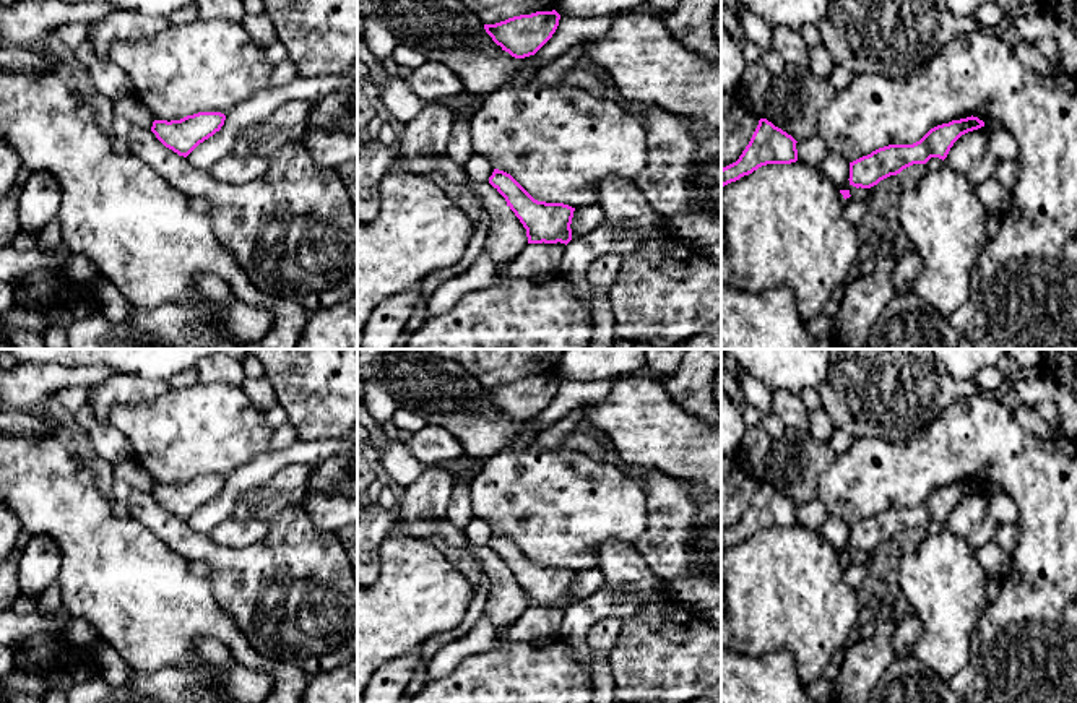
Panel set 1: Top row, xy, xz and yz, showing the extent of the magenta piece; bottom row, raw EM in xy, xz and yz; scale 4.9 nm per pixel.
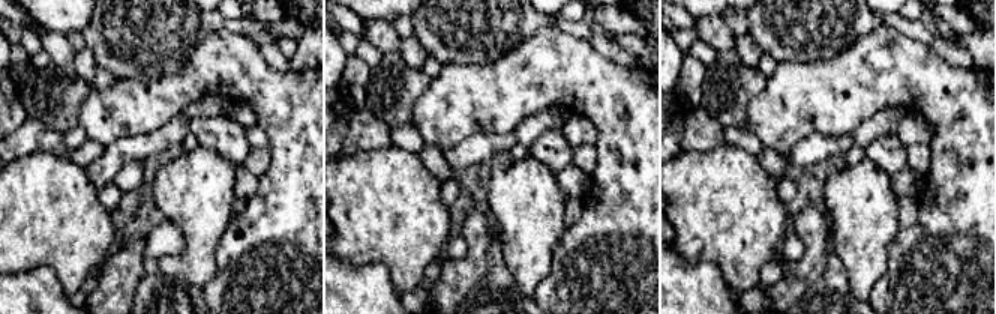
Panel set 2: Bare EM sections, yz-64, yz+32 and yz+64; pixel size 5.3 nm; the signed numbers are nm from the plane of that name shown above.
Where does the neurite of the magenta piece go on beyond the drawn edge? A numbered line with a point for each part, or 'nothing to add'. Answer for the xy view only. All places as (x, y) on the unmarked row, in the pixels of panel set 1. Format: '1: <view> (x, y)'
nothing to add

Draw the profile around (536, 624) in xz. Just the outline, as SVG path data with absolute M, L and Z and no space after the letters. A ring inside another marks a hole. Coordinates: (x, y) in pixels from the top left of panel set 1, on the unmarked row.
M528 607L507 633L495 640L494 648L512 643L538 643L559 638L565 607Z

